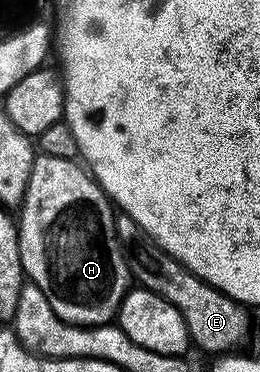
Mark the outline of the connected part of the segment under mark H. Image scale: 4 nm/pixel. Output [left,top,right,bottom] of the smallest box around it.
[19,155,131,325]

